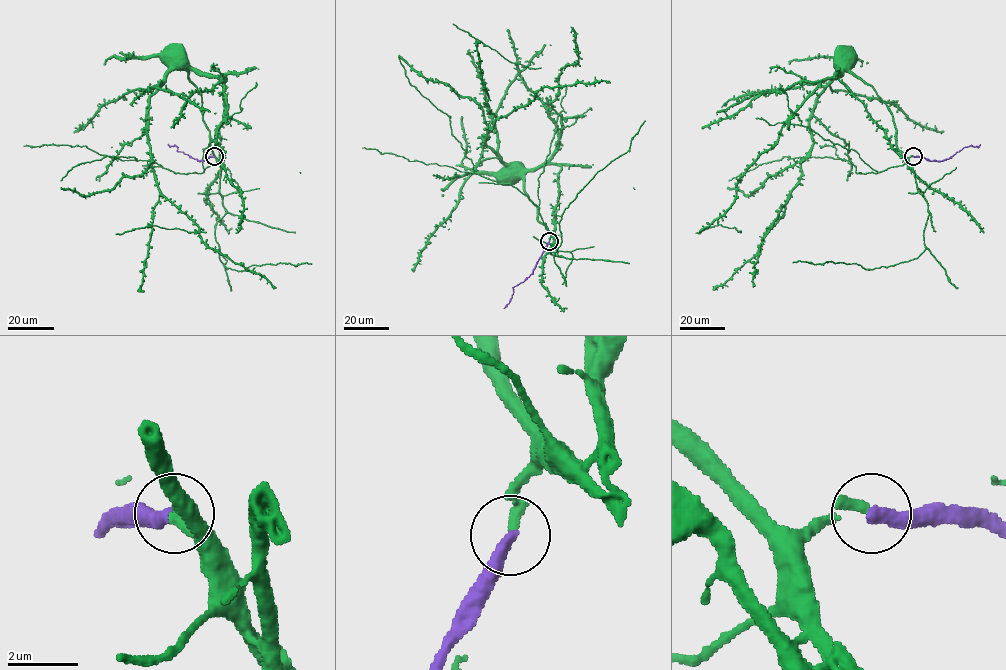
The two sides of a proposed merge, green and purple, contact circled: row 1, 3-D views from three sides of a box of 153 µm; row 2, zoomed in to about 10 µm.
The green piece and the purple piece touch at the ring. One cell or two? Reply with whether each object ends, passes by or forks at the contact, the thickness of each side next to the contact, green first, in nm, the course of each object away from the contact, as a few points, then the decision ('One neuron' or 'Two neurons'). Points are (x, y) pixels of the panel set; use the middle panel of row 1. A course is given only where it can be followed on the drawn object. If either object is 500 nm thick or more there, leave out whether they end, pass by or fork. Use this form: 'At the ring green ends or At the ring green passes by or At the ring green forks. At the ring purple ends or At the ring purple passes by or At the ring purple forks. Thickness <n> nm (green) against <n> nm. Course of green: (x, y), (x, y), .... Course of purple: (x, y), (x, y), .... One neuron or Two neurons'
At the ring green ends. At the ring purple ends. Thickness 280 nm (green) against 360 nm. Course of green: (549, 240), (550, 235), (545, 224), (537, 220), (537, 209), (524, 189), (522, 170). Course of purple: (549, 241), (533, 270), (513, 288), (512, 298), (504, 308). Two neurons

